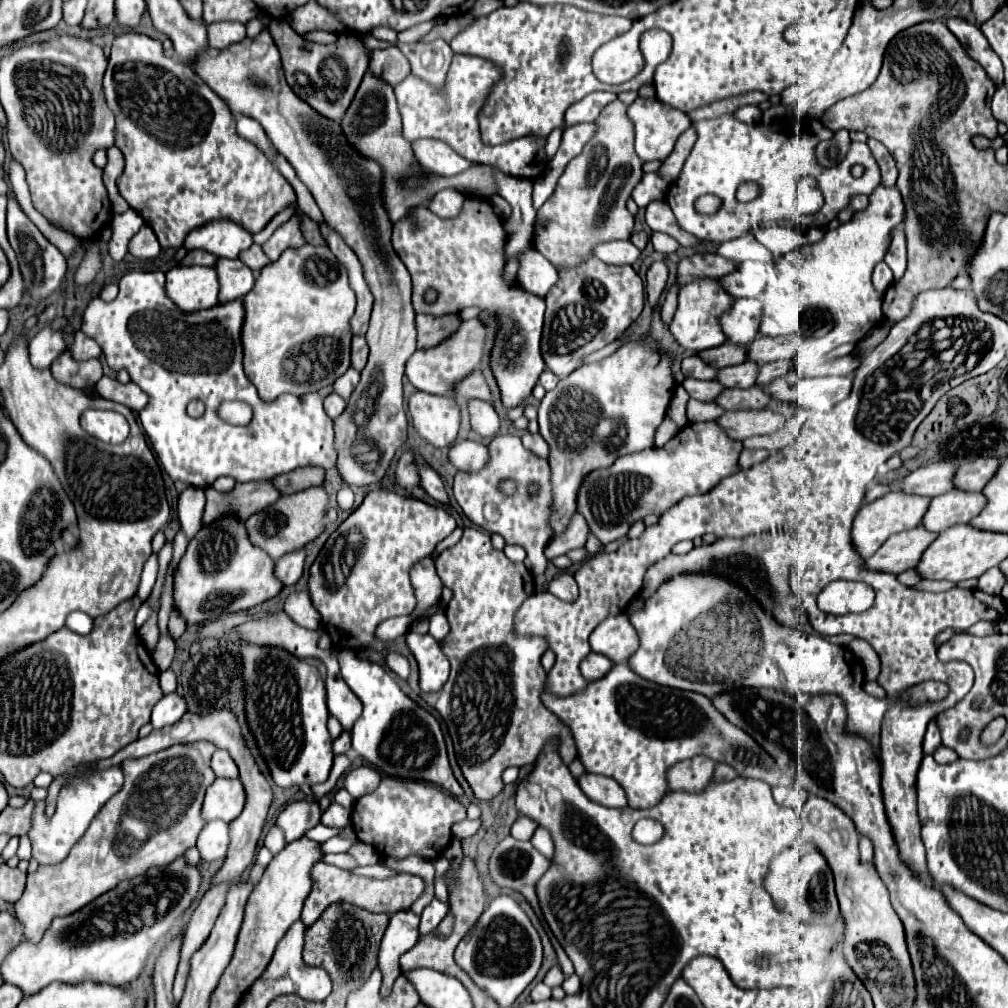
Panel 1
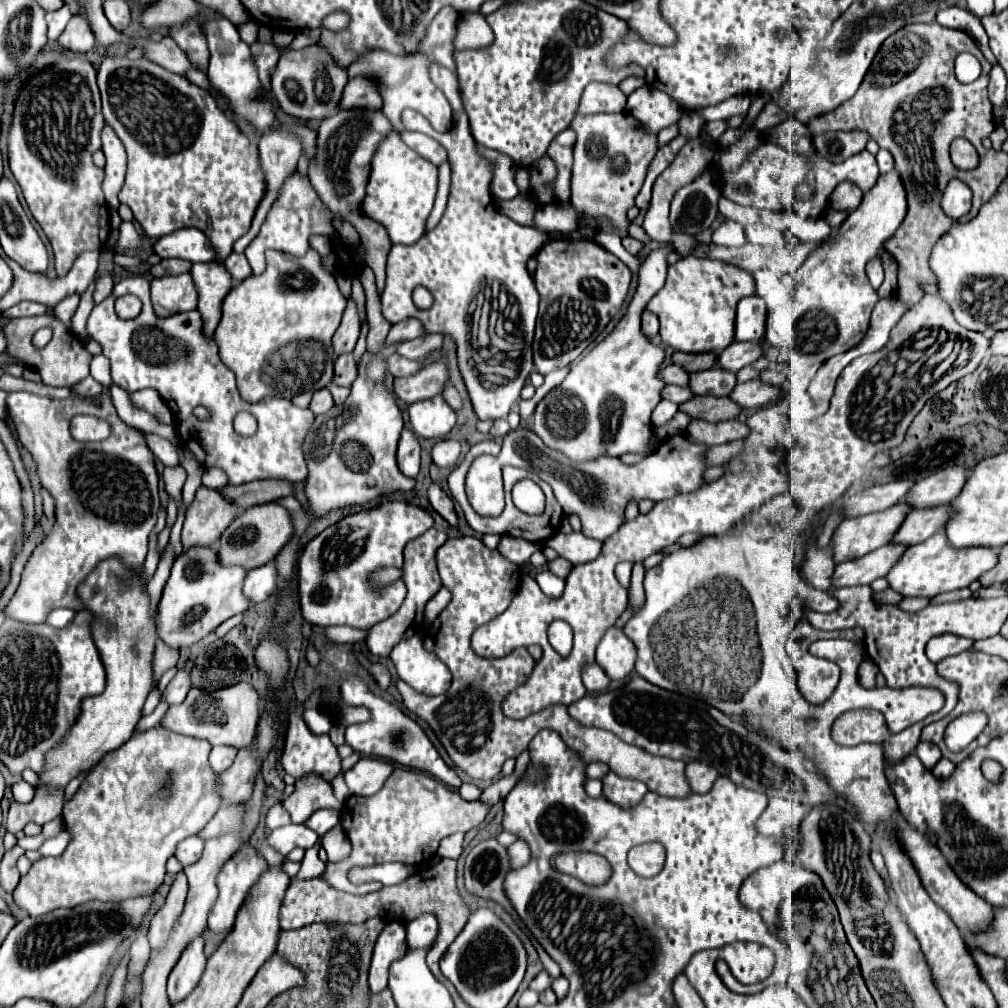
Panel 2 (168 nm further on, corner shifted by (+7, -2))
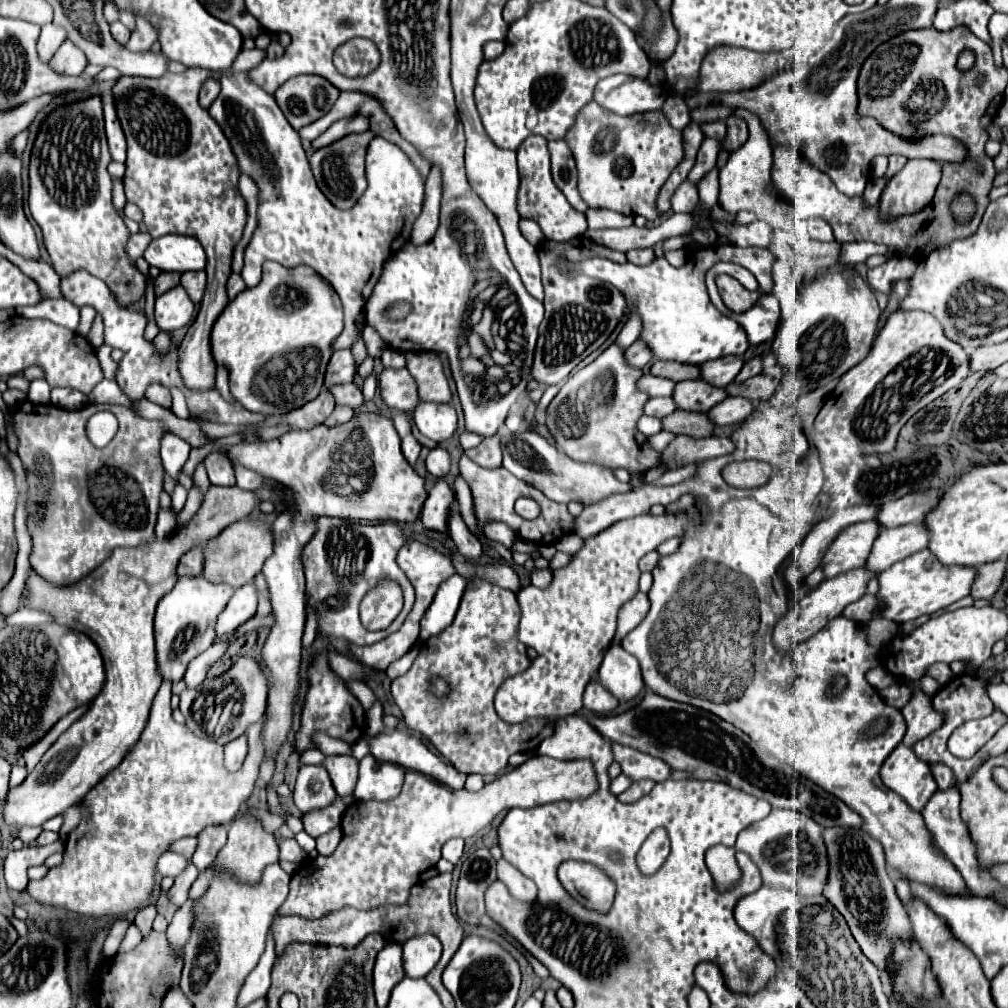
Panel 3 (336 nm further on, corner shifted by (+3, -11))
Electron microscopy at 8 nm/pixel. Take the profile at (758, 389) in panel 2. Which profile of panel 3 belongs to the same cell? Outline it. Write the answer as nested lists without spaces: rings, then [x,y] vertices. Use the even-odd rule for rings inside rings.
[[[725,397],[721,403],[717,403],[717,407],[711,407],[711,411],[707,413],[707,417],[723,427],[723,425],[733,425],[733,423],[741,423],[747,419],[747,415],[751,415],[751,411],[755,409],[755,403],[749,403],[747,399],[741,397]]]

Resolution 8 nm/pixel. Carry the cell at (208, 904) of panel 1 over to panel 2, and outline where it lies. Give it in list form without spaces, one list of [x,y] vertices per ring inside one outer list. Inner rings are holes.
[[[201,934],[195,936],[187,944],[187,948],[181,952],[177,964],[173,966],[169,980],[167,980],[167,996],[169,996],[171,1004],[183,1000],[197,986],[197,982],[205,970],[205,962],[207,962],[203,946],[205,946],[205,942],[203,942]]]

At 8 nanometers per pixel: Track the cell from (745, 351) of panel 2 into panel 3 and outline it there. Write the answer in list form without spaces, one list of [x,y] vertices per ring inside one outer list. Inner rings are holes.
[[[721,357],[717,361],[707,361],[701,365],[701,379],[715,387],[727,387],[741,371],[741,367],[741,357]]]

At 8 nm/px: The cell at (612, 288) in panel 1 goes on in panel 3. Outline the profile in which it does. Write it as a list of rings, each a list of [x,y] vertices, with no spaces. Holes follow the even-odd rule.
[[[575,237],[565,243],[557,241],[543,241],[537,247],[539,261],[541,261],[541,273],[543,273],[543,287],[545,287],[545,319],[539,325],[539,339],[535,347],[535,361],[531,375],[535,381],[543,385],[557,385],[563,381],[571,369],[581,363],[589,353],[599,349],[605,339],[613,333],[617,323],[623,317],[625,297],[611,285],[601,283],[593,277],[565,277],[559,273],[555,259],[567,257],[571,261],[587,259],[587,257],[607,257],[611,261],[627,261],[623,253],[617,253],[613,249],[595,245],[589,237]],[[575,305],[575,307],[567,307]]]

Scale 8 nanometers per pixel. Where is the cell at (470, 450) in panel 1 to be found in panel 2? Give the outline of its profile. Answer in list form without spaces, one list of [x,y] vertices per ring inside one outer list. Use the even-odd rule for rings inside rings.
[[[443,440],[437,442],[431,450],[433,462],[439,468],[453,468],[461,456],[461,444],[457,440]]]

